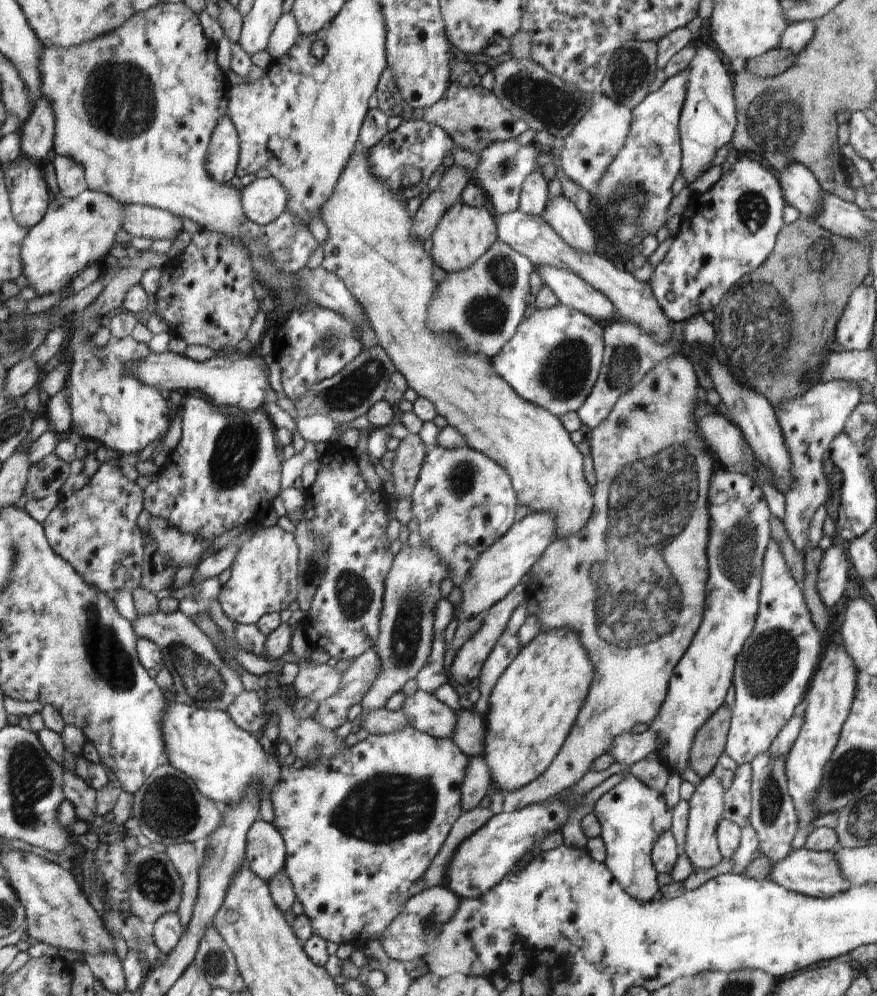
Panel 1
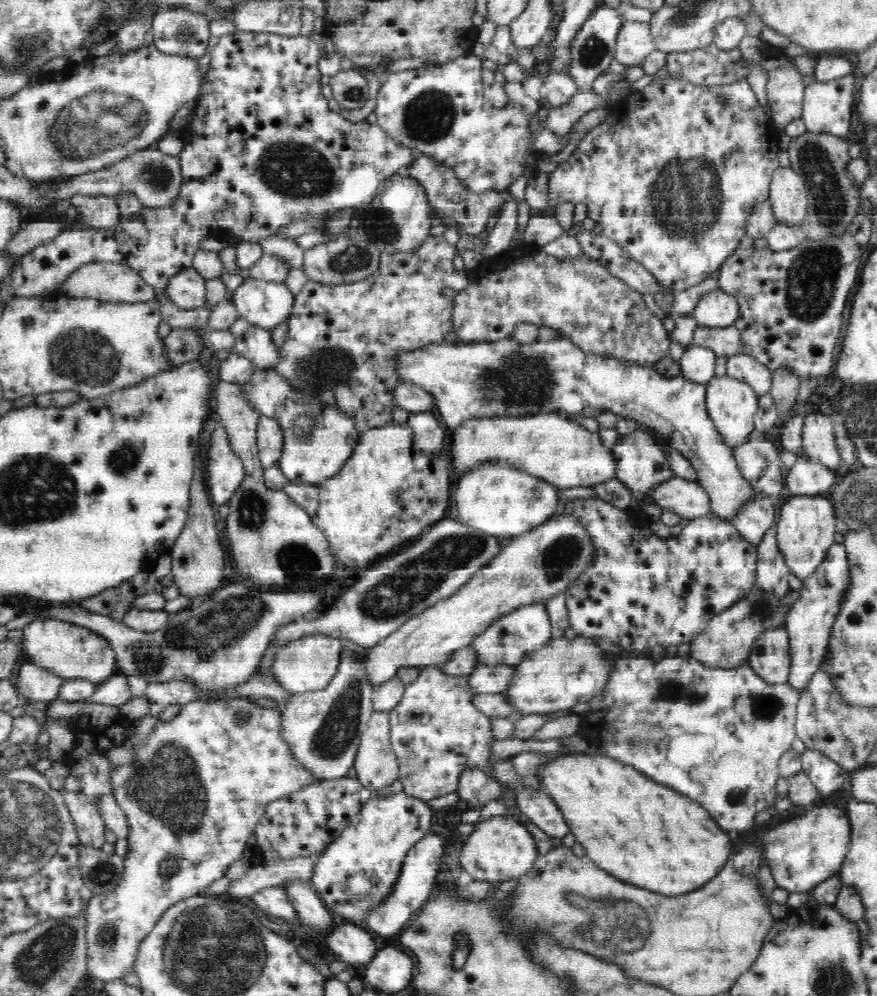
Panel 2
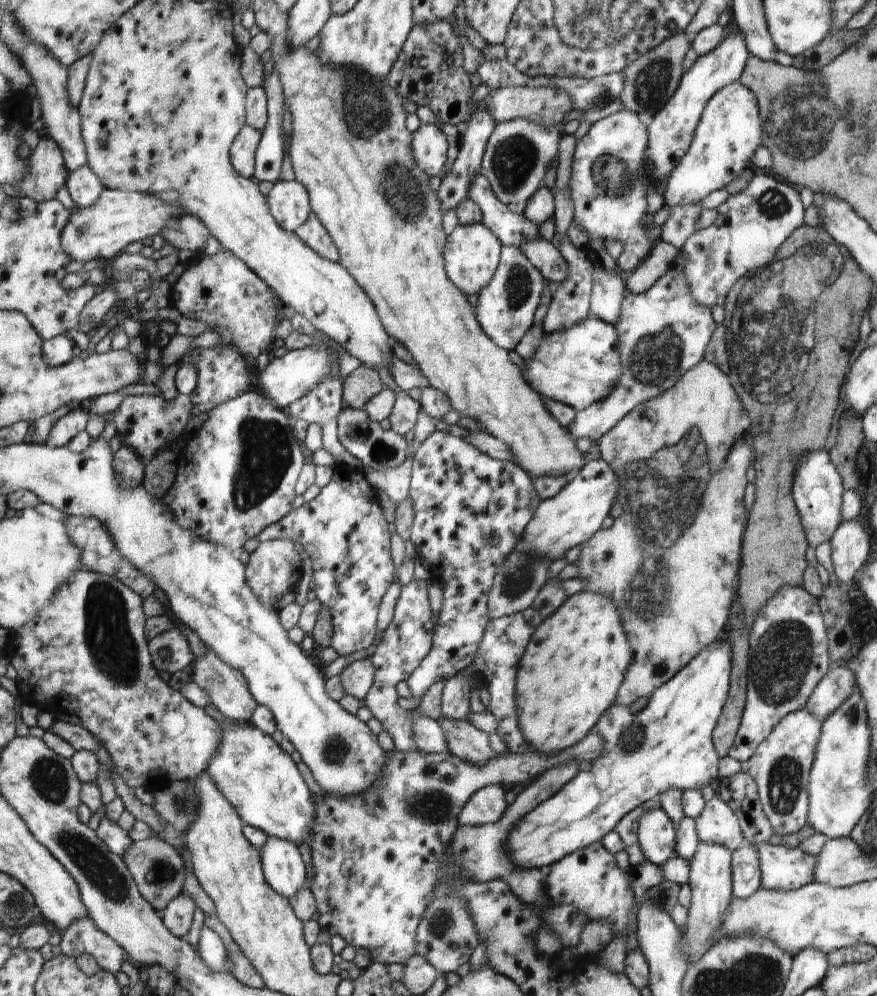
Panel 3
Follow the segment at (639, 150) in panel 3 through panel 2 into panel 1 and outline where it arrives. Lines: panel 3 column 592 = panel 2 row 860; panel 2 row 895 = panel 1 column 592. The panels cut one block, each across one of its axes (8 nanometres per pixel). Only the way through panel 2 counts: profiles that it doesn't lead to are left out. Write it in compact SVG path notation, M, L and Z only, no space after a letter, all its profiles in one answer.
M596 91L592 93L588 112L564 140L564 147L560 152L561 173L587 191L595 190L602 174L608 170L610 162L624 146L633 117L634 110L624 106L624 103L615 102L604 94L597 94Z

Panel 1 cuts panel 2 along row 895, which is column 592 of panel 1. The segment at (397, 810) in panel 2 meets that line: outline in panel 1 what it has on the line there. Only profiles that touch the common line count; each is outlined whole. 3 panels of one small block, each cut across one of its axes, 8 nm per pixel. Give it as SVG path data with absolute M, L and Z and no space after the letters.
M556 304L552 308L534 309L524 320L524 330L512 338L512 346L500 354L500 358L492 358L494 372L503 378L520 398L527 399L532 404L545 408L550 414L566 414L577 412L584 401L590 396L599 378L600 368L603 366L606 343L604 325L592 320L590 316L574 310L572 307Z

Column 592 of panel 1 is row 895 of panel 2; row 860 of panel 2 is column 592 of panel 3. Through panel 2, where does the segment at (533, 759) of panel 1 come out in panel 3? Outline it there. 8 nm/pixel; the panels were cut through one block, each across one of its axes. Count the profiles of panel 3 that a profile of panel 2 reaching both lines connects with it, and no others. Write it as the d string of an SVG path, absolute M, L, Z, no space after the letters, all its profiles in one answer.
M586 591L567 597L556 613L543 619L519 662L517 674L519 727L532 751L549 757L557 755L593 732L599 718L614 704L627 668L634 660L630 646L611 599L600 593Z

